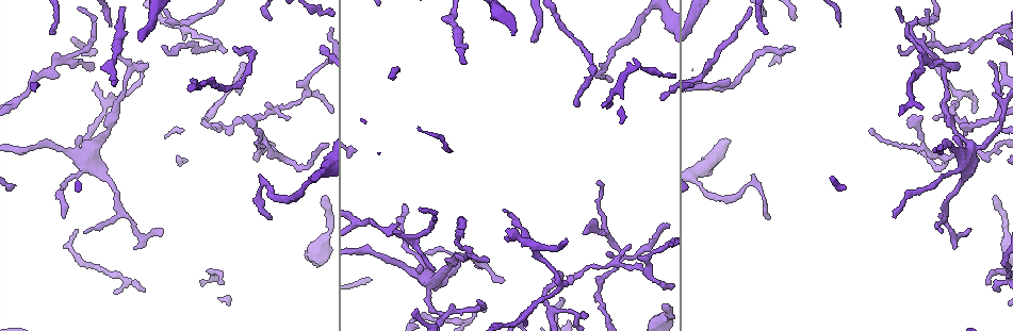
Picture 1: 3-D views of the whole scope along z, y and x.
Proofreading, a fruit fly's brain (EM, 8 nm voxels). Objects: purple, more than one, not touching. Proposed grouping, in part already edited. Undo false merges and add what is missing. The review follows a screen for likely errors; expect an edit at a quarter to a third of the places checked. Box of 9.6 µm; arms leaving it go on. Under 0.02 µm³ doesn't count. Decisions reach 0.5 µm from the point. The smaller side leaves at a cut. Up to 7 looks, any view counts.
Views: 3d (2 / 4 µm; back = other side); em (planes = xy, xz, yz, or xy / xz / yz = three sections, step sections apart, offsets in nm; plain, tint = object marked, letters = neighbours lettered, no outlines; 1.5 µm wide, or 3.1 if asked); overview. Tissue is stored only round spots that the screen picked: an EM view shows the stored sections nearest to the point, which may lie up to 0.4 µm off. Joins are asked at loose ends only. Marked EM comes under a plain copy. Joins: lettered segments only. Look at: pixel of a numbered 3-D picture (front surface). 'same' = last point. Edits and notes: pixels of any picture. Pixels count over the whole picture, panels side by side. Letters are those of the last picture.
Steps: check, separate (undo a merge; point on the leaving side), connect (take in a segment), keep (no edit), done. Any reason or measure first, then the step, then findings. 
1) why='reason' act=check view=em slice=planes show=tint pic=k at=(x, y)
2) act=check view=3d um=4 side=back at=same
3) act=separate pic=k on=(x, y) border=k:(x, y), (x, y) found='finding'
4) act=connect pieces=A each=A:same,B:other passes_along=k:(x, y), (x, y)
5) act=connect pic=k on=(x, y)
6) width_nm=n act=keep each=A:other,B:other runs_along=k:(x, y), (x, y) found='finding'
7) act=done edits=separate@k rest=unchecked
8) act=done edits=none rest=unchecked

why='tapers out' act=check view=em slice=yz step=4 show=letters pic=1 at=(728, 79)

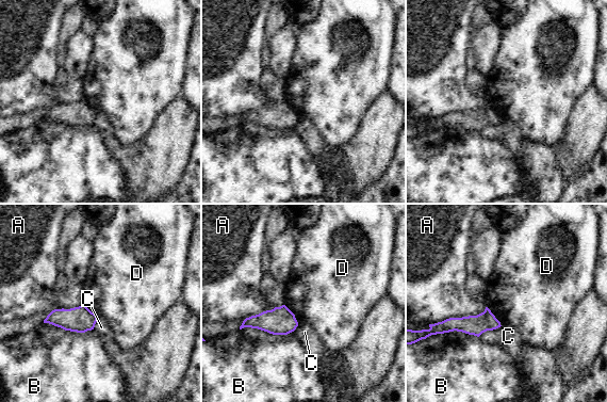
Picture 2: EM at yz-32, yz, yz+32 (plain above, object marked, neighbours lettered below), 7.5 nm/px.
act=keep each=A:other,B:other,C:other,D:other border=2:(284, 304), (294, 315), (298, 324) found='none of them fits'

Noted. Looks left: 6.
why='branch stops here' act=check view=em slice=xy step=8 show=letters pic=1 at=(872, 130)

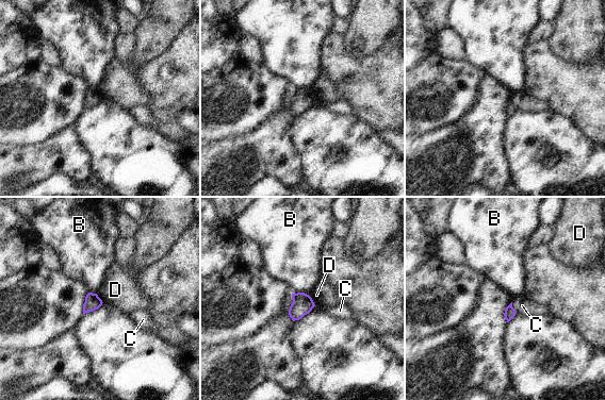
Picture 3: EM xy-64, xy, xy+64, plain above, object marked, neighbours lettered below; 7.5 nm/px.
act=check view=em slice=xz step=4 show=letters at=same

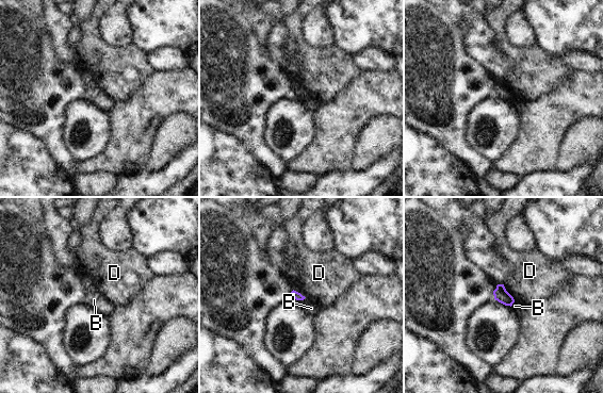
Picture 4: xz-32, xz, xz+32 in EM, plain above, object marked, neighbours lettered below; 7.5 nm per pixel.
act=keep each=B:other,D:other border=4:(293, 289), (306, 297) found='none of them fits'

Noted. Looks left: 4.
act=check view=em slice=planes show=letters pic=1 at=(957, 68)

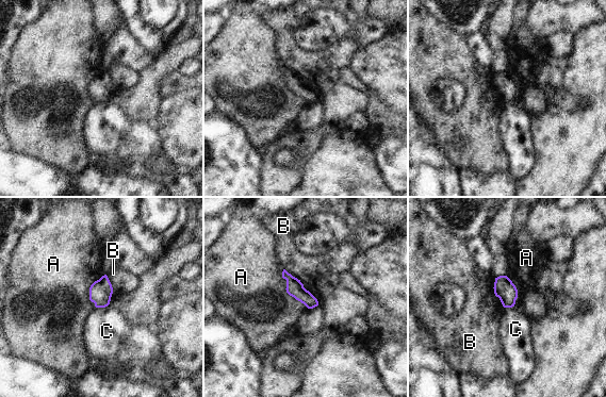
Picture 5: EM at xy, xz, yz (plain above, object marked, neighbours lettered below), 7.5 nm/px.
act=keep each=A:other,B:other,C:other border=5:(510, 280), (517, 290), (513, 307) found='none of them fits'

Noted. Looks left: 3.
act=done edits=none rest=unchecked

